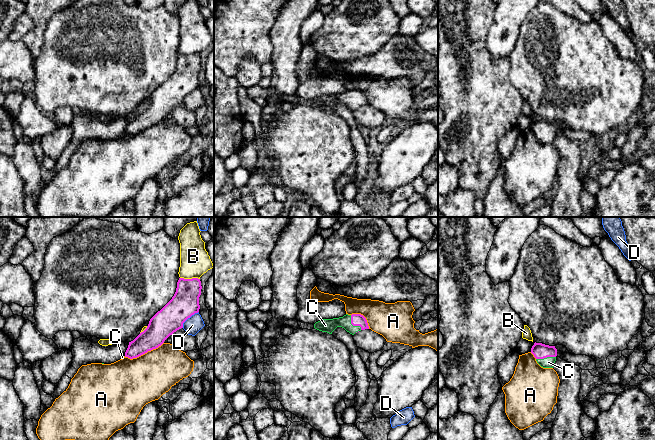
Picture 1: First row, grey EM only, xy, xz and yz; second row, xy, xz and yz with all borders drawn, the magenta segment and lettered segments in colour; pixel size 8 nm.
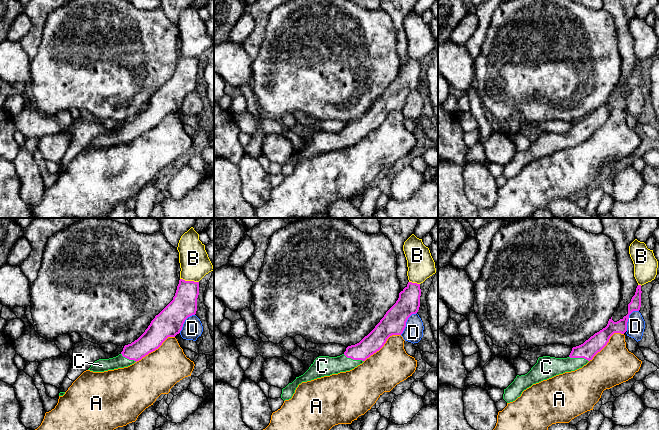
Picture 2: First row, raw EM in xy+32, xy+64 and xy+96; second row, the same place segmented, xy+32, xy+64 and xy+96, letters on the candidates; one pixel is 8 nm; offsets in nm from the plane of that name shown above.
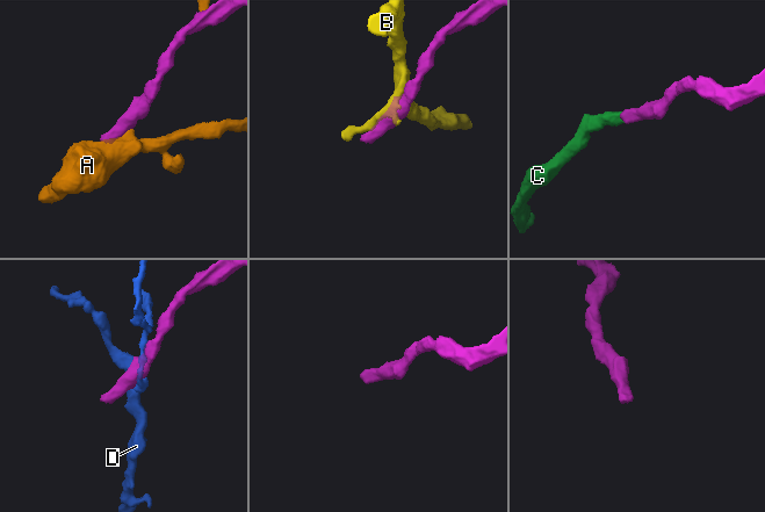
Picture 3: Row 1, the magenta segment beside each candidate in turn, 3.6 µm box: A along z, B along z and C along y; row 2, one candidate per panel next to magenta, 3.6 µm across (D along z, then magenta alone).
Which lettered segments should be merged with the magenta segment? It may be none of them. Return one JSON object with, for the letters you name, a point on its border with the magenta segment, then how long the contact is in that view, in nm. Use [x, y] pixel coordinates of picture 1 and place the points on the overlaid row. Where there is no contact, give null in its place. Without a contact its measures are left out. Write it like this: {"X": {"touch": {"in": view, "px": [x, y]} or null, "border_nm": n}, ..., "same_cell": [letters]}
{"C": {"touch": {"in": "xz", "px": [353, 325]}, "border_nm": 150}, "same_cell": ["C"]}

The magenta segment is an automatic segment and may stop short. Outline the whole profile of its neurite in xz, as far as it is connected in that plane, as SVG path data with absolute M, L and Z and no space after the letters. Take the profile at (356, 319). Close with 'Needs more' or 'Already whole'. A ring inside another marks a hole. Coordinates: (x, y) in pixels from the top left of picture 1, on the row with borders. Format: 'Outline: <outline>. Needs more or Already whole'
Outline: M361 314L344 315L343 317L333 319L322 319L314 324L314 328L332 334L337 328L342 327L350 334L369 329L366 318Z. Needs more

